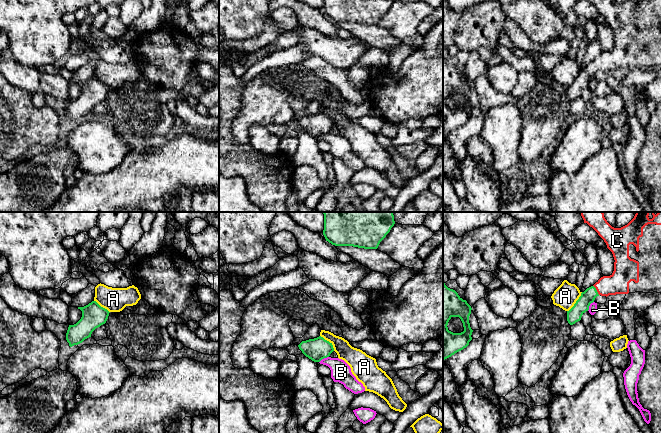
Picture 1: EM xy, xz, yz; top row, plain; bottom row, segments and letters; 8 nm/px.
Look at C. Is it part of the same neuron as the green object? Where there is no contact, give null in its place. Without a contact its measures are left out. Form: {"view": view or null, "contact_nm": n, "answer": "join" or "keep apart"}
{"view": "yz", "contact_nm": 90, "answer": "join"}

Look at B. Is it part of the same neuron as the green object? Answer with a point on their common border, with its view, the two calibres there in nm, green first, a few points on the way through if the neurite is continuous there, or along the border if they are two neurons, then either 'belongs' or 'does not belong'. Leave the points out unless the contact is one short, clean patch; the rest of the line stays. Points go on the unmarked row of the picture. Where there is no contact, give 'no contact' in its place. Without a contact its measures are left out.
yz (589, 81) | 120/70 nm | along yz (593, 77), (587, 86) | does not belong

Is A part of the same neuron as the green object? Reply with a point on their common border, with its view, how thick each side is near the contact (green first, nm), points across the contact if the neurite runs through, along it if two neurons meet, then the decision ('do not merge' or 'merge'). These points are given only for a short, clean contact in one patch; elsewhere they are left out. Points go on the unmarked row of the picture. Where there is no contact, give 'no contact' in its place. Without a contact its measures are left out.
yz (576, 78) | 120/190 nm | along yz (582, 68), (567, 87) | do not merge

